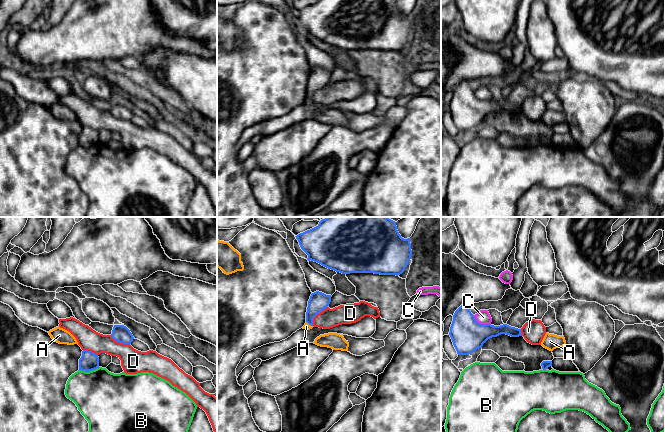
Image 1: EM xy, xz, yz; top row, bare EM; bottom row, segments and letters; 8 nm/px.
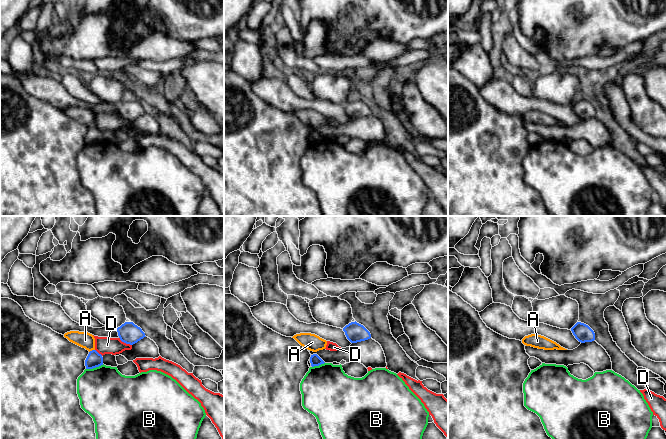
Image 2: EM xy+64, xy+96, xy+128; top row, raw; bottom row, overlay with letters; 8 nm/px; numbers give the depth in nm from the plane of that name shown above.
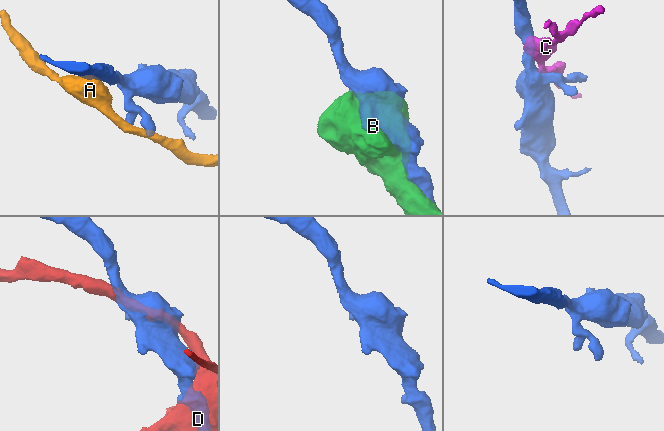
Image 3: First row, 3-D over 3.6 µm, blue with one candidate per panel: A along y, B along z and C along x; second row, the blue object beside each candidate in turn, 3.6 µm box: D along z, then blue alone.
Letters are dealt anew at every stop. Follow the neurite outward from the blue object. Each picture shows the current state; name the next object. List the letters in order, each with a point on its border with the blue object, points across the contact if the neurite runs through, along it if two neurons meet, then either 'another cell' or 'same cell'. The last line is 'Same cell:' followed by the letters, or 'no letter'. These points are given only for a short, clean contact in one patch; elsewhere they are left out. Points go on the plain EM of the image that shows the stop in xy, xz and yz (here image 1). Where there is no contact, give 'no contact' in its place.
A: meets blue in xz at (309, 100); border along xz (306, 97), (312, 102); another cell
B: meets blue in xy at (89, 146); another cell
C: meets blue in yz at (481, 100); another cell
D: meets blue in xz at (316, 90); another cell
Same cell: no letter

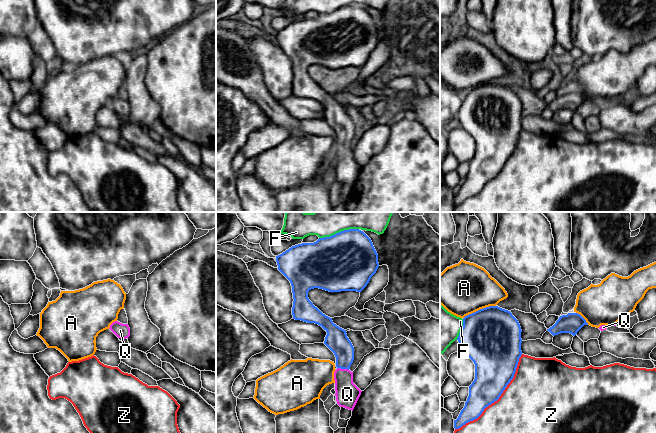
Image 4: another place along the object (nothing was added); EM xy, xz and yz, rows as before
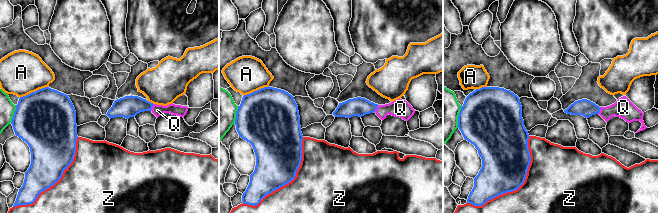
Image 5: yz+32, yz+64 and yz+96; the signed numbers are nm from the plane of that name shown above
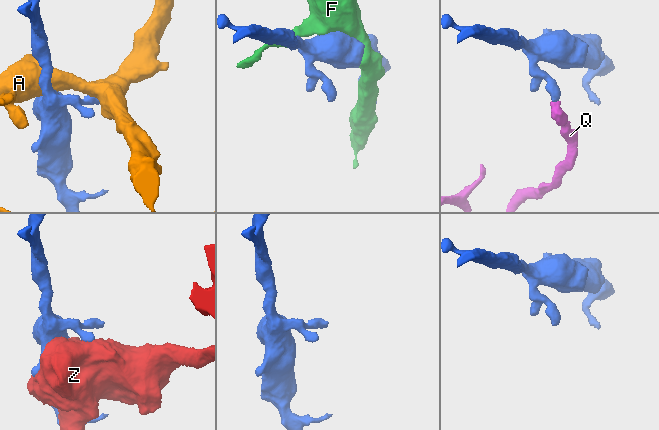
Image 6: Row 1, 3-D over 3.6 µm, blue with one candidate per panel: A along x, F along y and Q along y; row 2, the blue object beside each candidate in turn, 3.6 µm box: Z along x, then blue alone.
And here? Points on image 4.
A: meets blue in yz at (480, 85); another cell
F: meets blue in xz at (339, 8); another cell
Q: meets blue in xz at (343, 144); runs through xz (336, 116), (343, 125), (343, 144), (343, 159), (347, 170); same cell
Z: meets blue in yz at (498, 174); another cell
Same cell: Q

